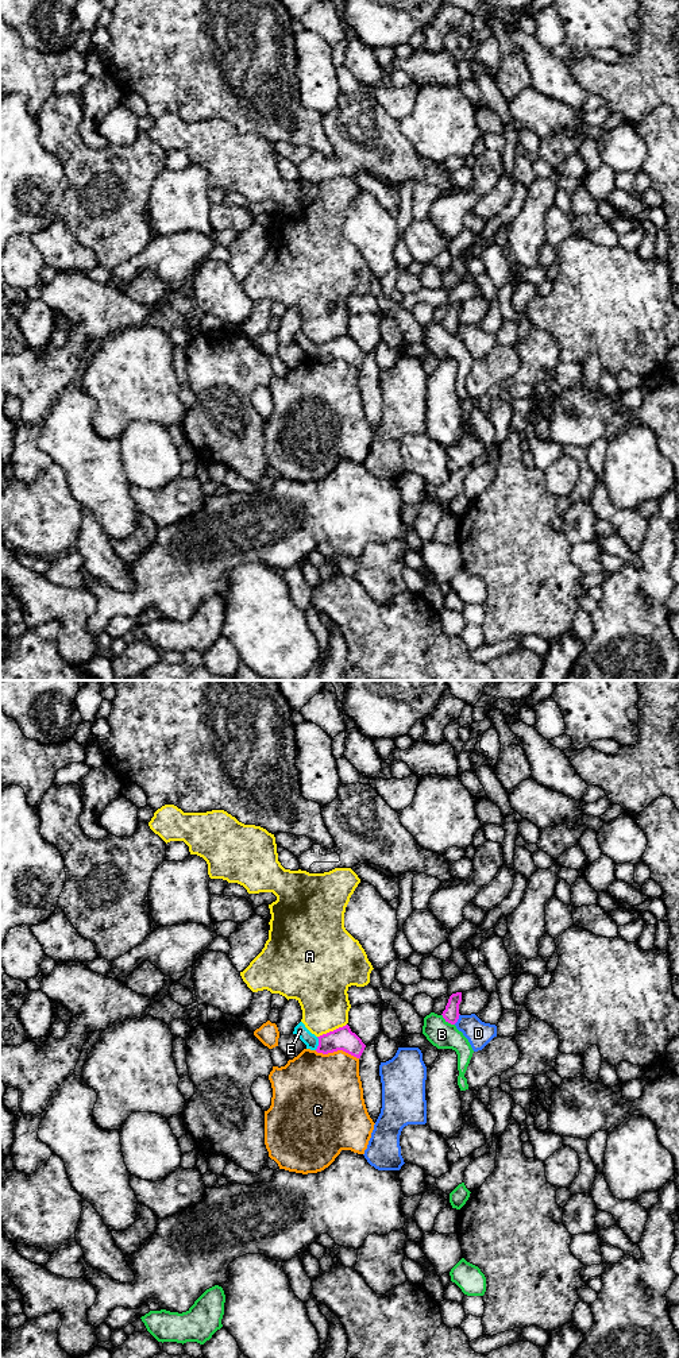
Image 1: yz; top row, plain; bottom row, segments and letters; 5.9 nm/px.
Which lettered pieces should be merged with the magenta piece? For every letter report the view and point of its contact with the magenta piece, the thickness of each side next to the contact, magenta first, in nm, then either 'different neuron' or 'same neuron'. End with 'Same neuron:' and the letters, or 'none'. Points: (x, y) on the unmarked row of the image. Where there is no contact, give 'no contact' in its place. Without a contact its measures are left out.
A: yz (331, 340) | 140/300 nm | different neuron
B: yz (447, 330) | 100/160 nm | different neuron
C: yz (336, 359) | 140/440 nm | different neuron
D: yz (458, 327) | 100/150 nm | different neuron
E: yz (319, 352) | 140/80 nm | same neuron
Same neuron: E

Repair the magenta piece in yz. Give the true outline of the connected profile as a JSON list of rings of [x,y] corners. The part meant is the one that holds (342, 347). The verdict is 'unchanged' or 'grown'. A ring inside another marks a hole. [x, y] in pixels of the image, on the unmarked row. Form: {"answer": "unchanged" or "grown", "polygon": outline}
{"answer": "grown", "polygon": [[[300,331],[294,336],[293,343],[296,343],[306,354],[306,358],[316,359],[323,363],[343,359],[356,367],[360,367],[366,356],[362,348],[351,340],[348,333],[316,346],[302,331]]]}

